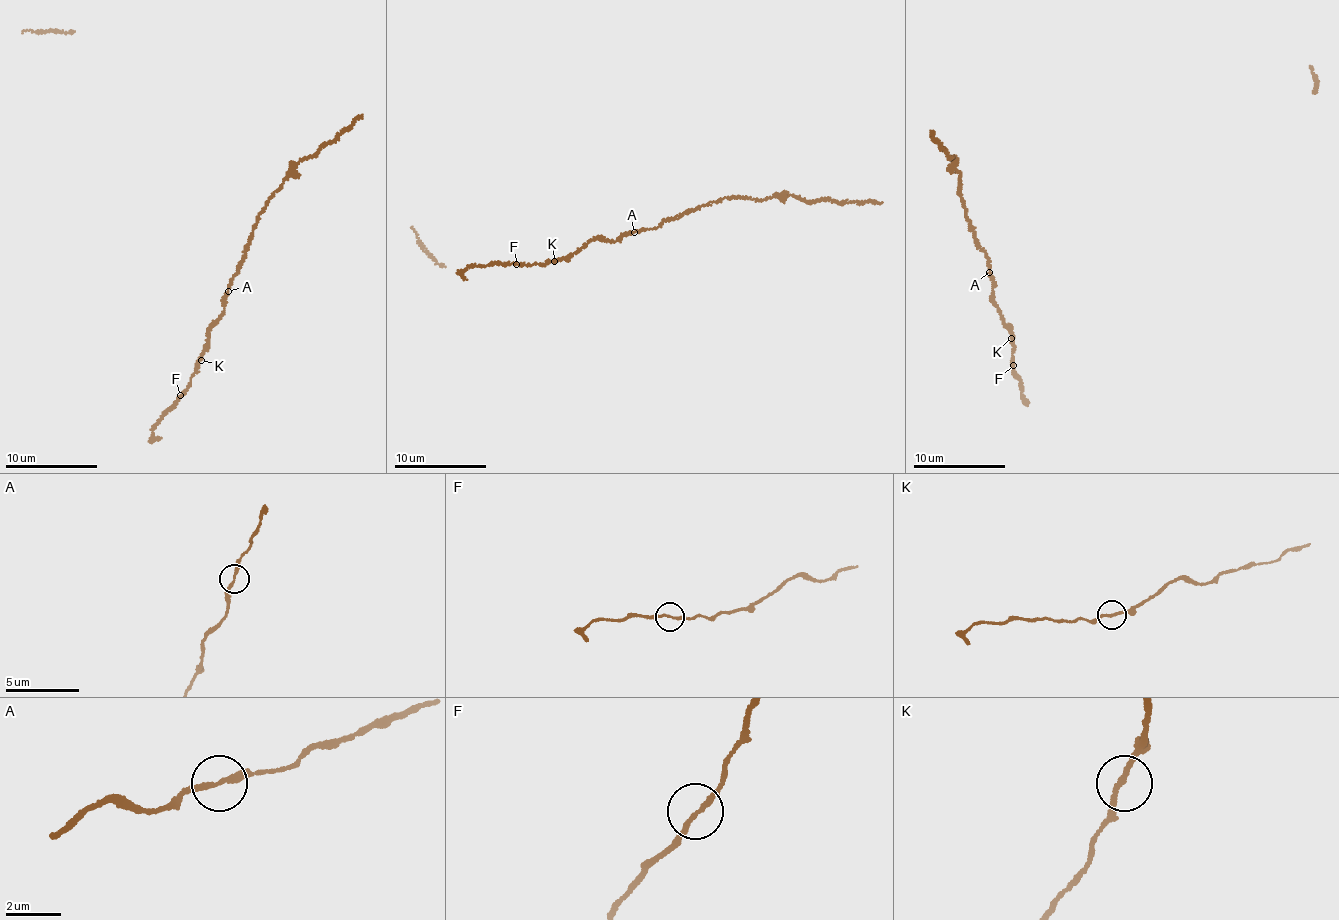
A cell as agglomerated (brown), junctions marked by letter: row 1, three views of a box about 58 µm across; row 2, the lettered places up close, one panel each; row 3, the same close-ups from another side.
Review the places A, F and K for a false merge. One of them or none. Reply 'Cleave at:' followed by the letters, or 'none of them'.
Cleave at: A

